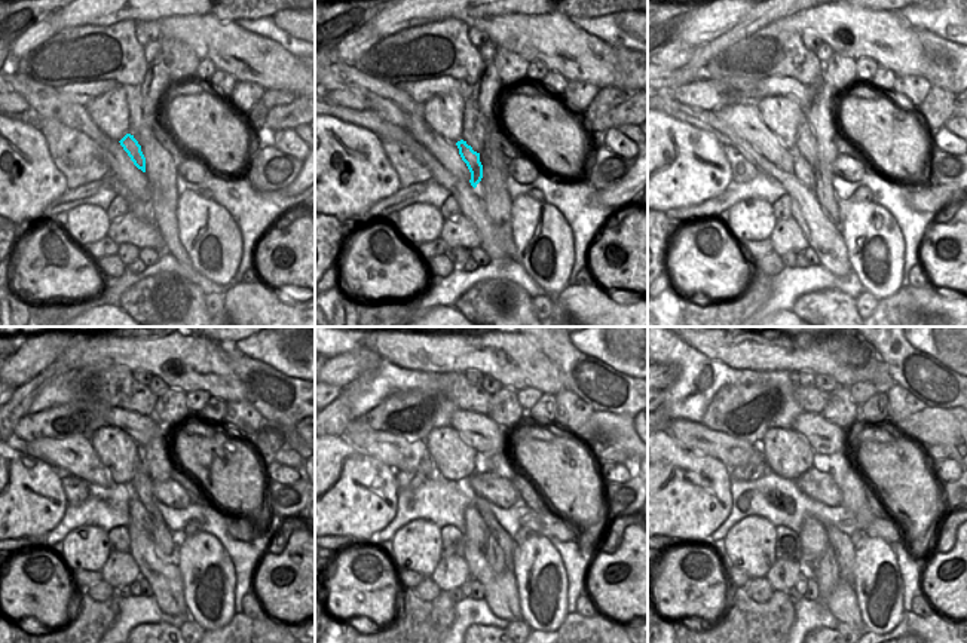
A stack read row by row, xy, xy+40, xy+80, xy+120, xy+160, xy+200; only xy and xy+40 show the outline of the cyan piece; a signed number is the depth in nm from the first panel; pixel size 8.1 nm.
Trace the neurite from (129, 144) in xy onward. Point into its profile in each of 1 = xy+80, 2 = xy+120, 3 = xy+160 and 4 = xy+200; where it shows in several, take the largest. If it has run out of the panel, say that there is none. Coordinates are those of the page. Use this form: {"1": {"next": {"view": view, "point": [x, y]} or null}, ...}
{"1": {"next": {"view": "xy+80", "point": [802, 170]}}, "2": {"next": {"view": "xy+120", "point": [138, 514]}}, "3": {"next": {"view": "xy+160", "point": [476, 529]}}, "4": {"next": {"view": "xy+200", "point": [814, 539]}}}

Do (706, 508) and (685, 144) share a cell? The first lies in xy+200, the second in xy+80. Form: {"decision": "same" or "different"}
{"decision": "same"}

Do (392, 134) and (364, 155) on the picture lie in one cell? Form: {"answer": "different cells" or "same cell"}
{"answer": "different cells"}

